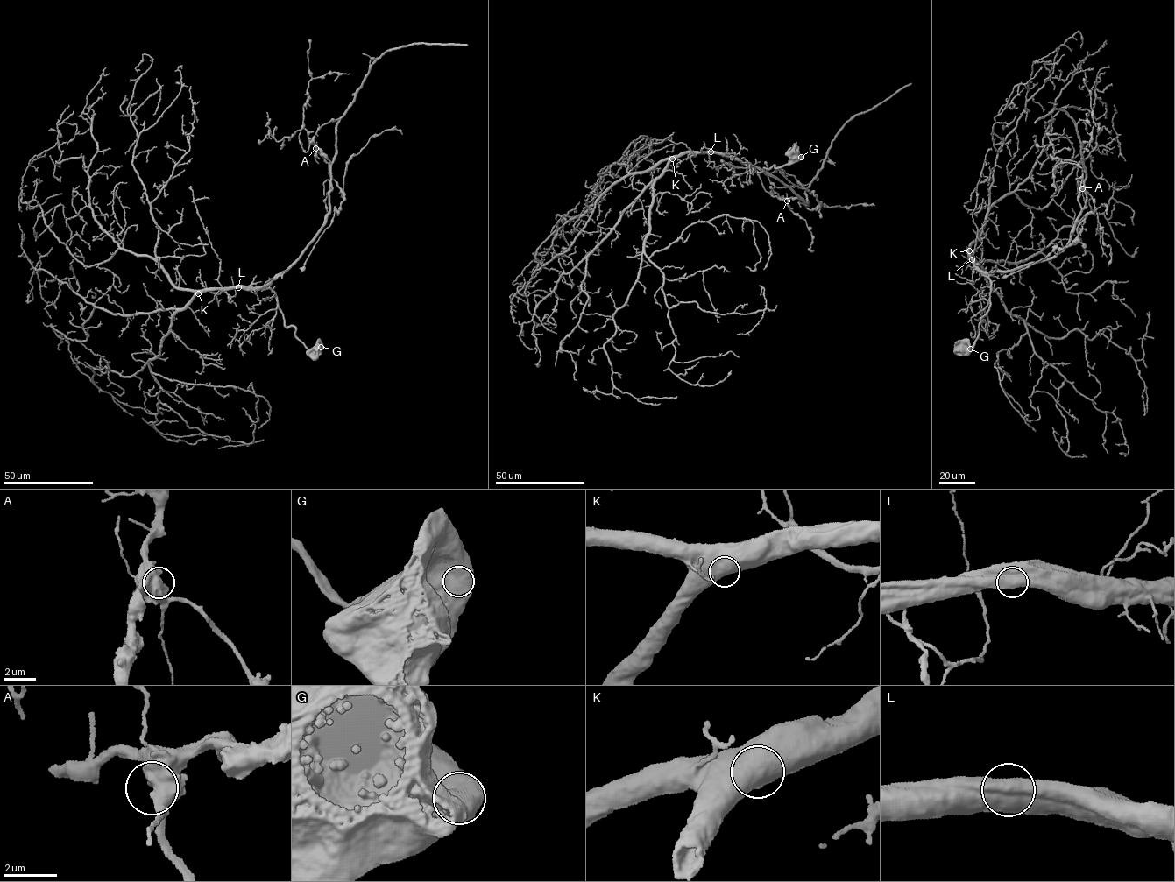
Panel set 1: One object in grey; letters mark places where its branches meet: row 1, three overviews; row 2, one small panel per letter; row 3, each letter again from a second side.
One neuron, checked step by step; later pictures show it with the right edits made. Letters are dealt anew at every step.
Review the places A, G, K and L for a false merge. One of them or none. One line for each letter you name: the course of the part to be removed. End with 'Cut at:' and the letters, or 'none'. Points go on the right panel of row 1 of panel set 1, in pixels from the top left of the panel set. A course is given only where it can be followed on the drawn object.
Cut at: none

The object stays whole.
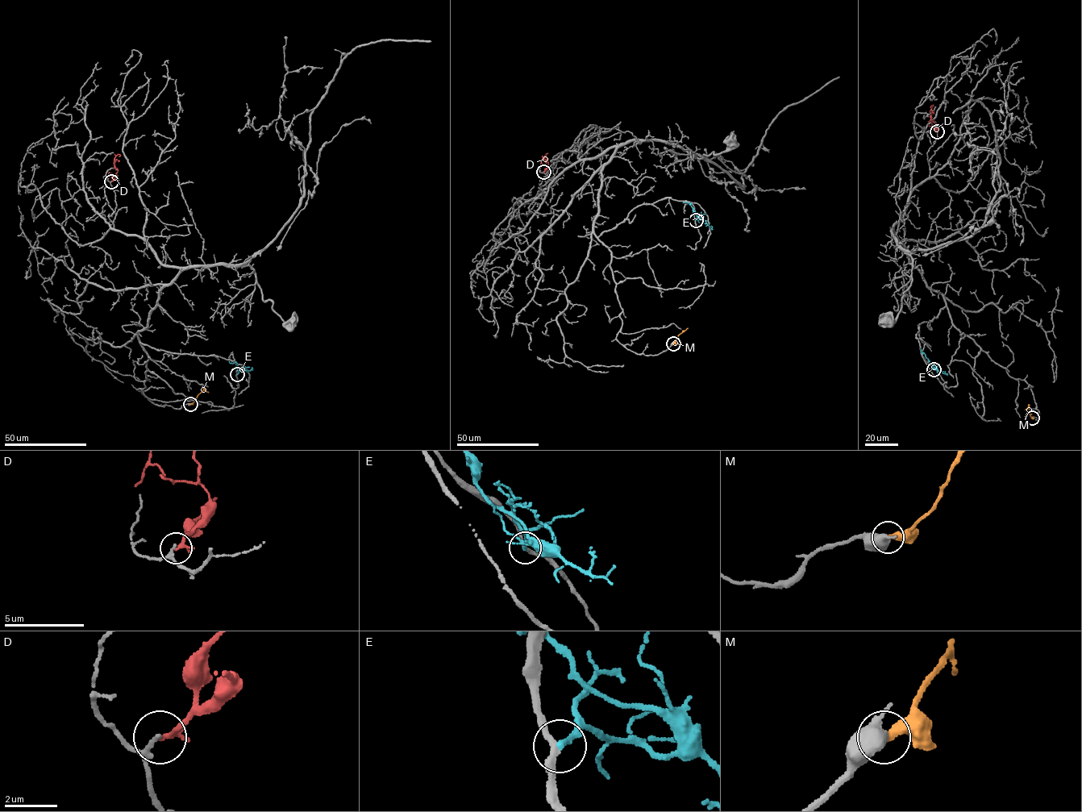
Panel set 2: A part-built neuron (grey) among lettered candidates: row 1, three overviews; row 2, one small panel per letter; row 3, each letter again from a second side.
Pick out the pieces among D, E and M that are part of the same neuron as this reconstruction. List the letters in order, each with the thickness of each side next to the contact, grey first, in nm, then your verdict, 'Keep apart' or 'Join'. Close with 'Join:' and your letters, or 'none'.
D: Thickness 140 nm (grey) against 200 nm. Keep apart
E: Thickness 240 nm (grey) against 200 nm. Keep apart
M: Thickness 480 nm (grey) against 380 nm. Keep apart
Join: none

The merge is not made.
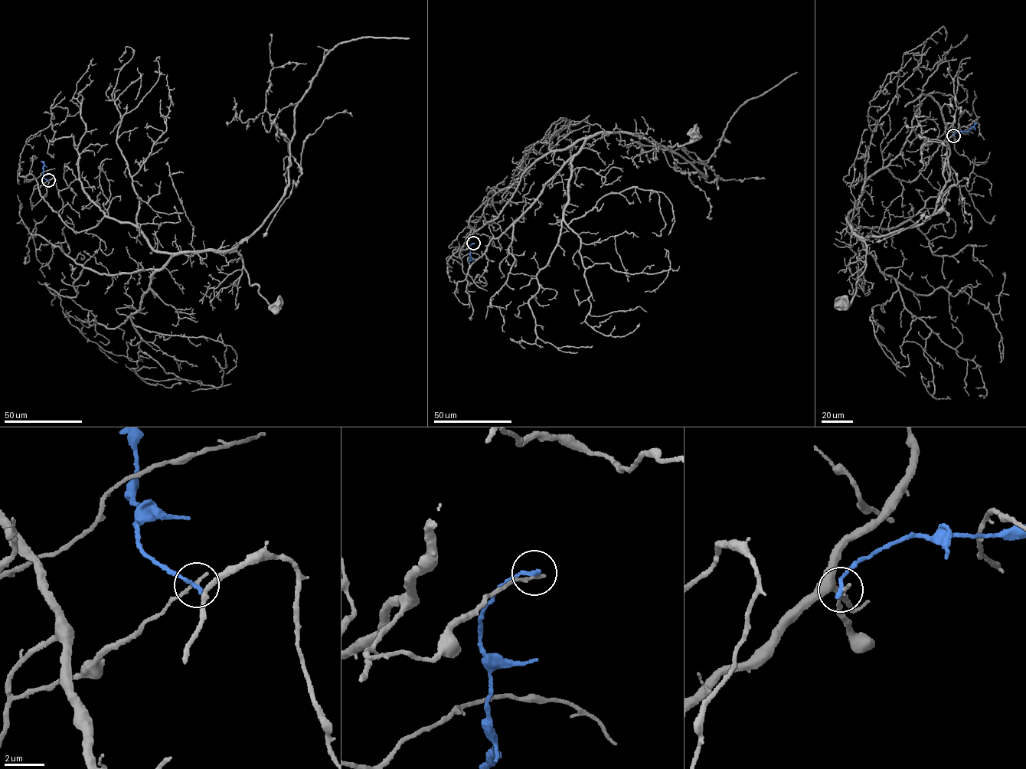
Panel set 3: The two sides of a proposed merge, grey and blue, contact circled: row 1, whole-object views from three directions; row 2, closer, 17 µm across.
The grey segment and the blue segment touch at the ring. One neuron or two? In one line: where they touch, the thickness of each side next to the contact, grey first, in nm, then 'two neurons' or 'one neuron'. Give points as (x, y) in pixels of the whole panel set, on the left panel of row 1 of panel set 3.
at (48, 180); 190 nm thick on the grey side, 220 nm on the other; two neurons

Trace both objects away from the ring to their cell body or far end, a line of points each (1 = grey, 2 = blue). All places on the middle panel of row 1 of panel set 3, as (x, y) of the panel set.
1: (474, 243), (461, 250), (553, 151), (625, 132), (666, 150), (694, 134)
2: (474, 243), (469, 246), (471, 260), (467, 261)

